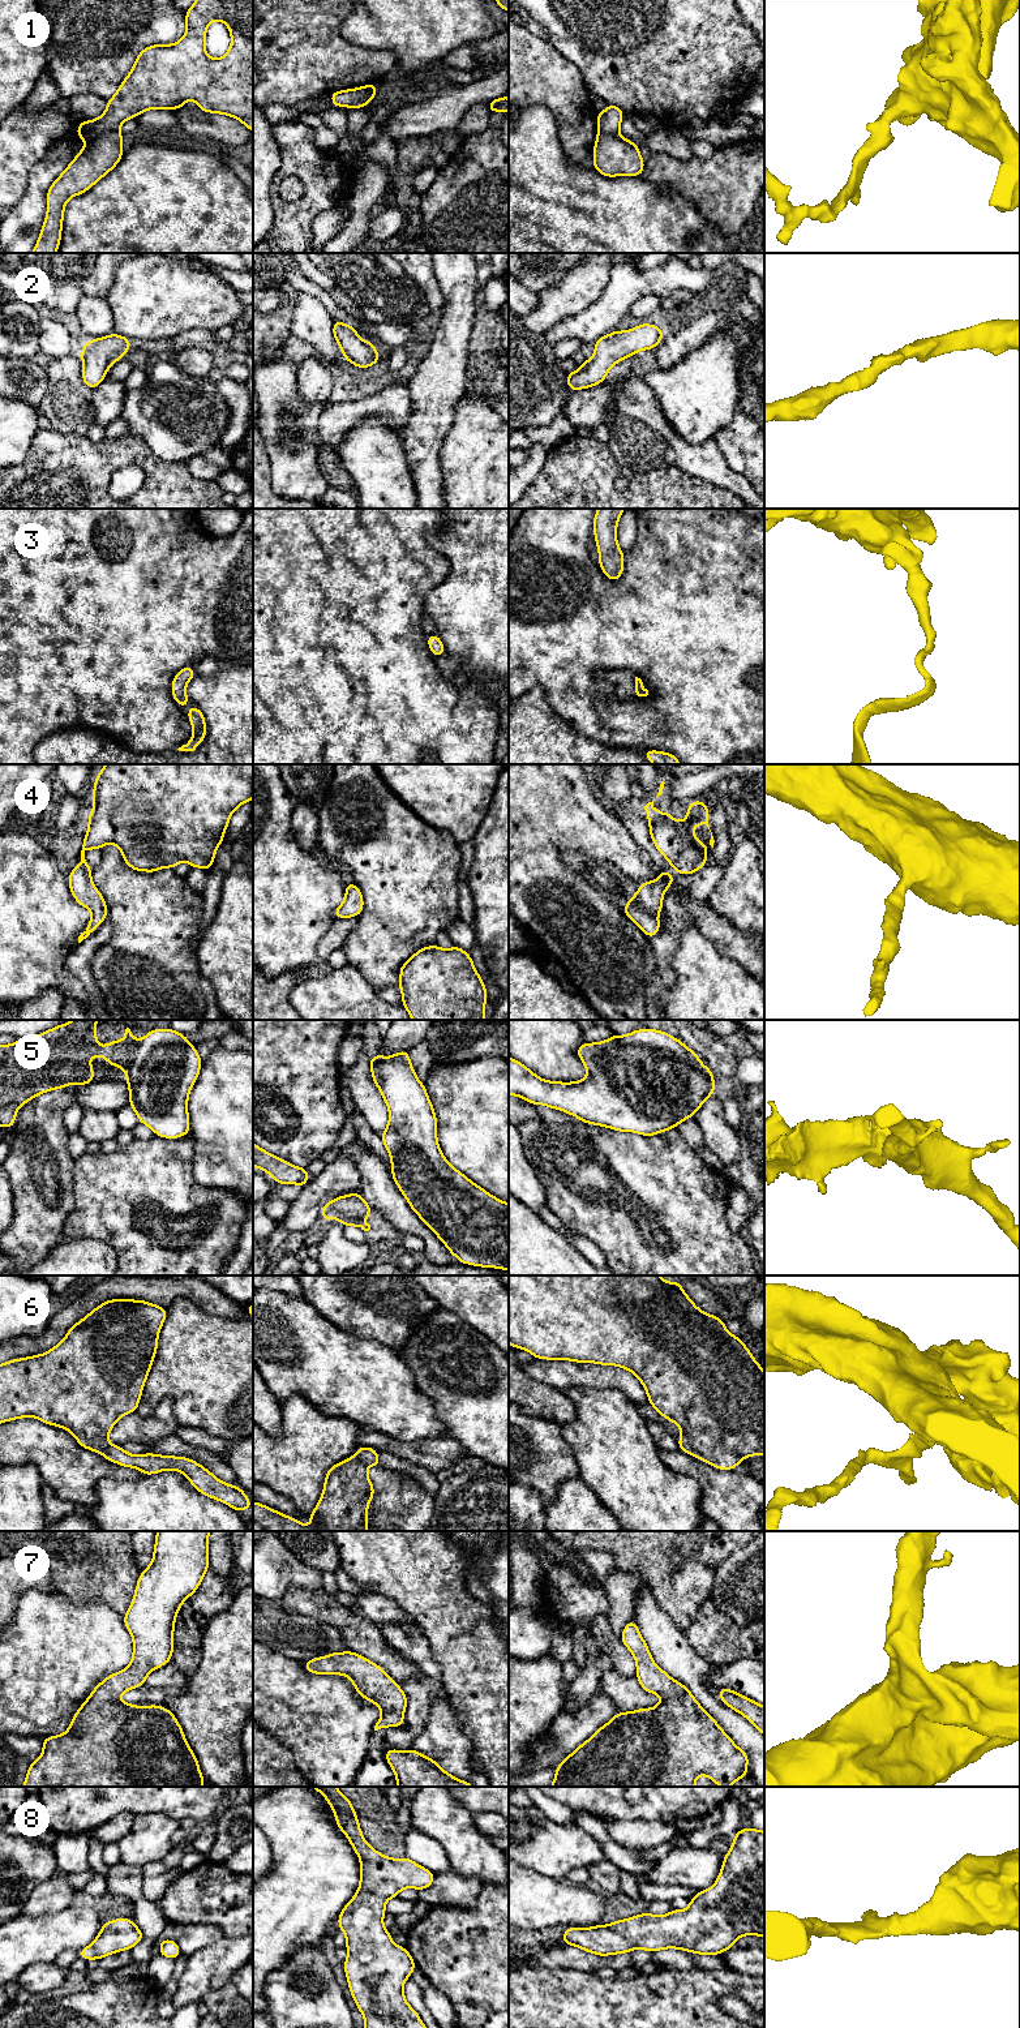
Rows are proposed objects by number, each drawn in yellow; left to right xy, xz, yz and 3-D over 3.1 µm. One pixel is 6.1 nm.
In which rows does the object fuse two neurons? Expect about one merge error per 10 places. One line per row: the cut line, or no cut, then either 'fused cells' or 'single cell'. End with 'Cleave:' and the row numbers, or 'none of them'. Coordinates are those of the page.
1: cut xy (118, 129), (103, 132), (89, 141); fused cells
2: cut none; single cell
3: cut none; single cell
4: cut none; single cell
5: cut none; single cell
6: cut none; single cell
7: cut none; single cell
8: cut none; single cell
Cleave: 1

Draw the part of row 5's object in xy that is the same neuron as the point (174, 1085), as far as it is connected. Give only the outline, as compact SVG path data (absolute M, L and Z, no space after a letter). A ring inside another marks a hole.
M74 1020L64 1022L56 1028L46 1030L33 1038L17 1039L12 1045L0 1046L0 1127L9 1128L16 1124L17 1110L38 1094L51 1092L53 1089L65 1089L70 1085L87 1085L94 1081L93 1064L87 1063L87 1058L97 1059L98 1051L106 1062L127 1072L125 1082L129 1085L129 1105L136 1111L140 1123L150 1127L159 1137L179 1139L190 1133L188 1115L188 1097L194 1085L202 1059L185 1034L168 1029L153 1029L141 1041L133 1038L129 1028L125 1029L124 1041L112 1041L100 1046L97 1042L95 1026L98 1020Z

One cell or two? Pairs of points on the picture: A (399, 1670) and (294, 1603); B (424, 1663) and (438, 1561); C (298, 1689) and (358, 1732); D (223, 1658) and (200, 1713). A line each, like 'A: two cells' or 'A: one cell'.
A: one cell
B: two cells
C: one cell
D: one cell

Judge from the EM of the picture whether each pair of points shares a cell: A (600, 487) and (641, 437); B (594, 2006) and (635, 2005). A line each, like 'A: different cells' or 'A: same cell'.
A: different cells
B: same cell

